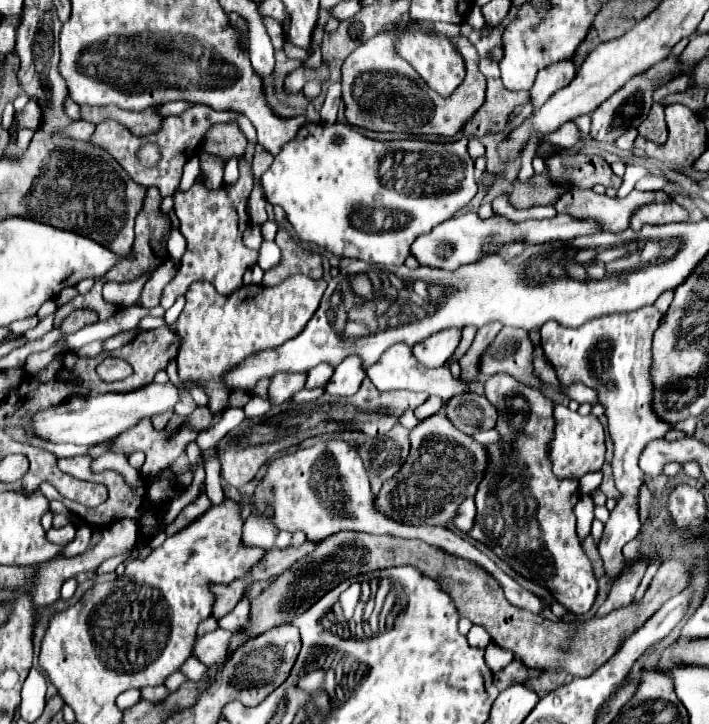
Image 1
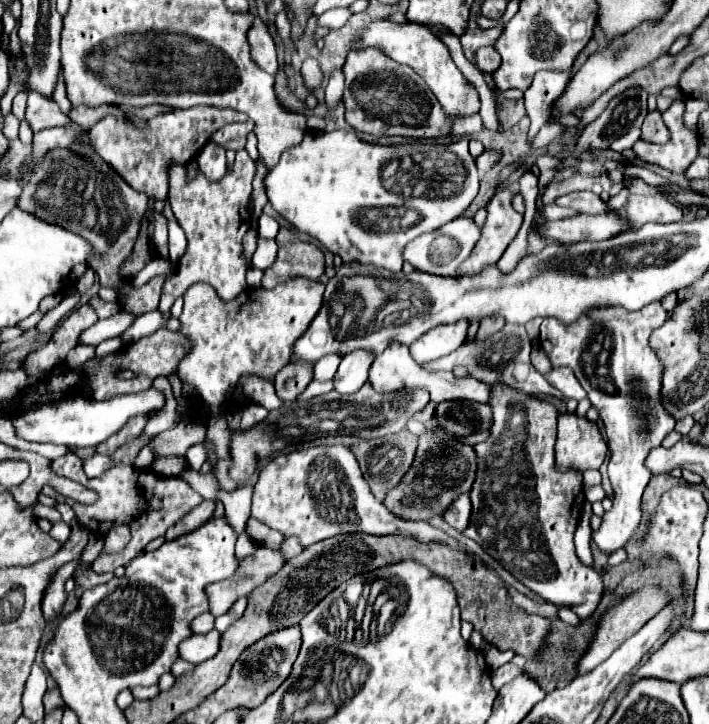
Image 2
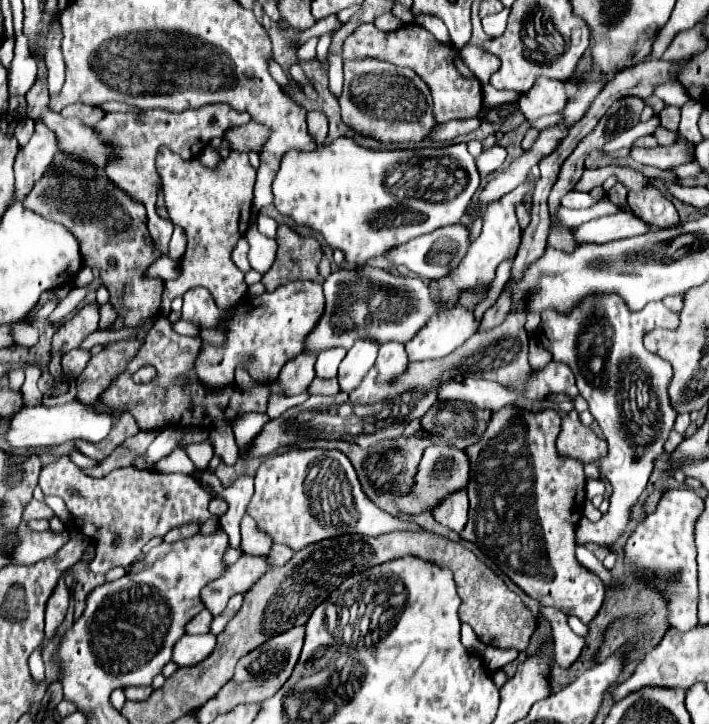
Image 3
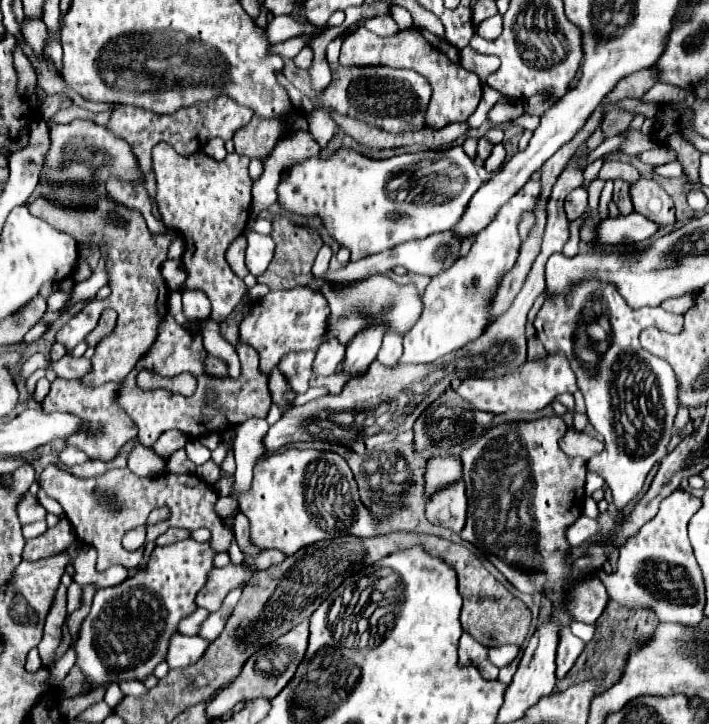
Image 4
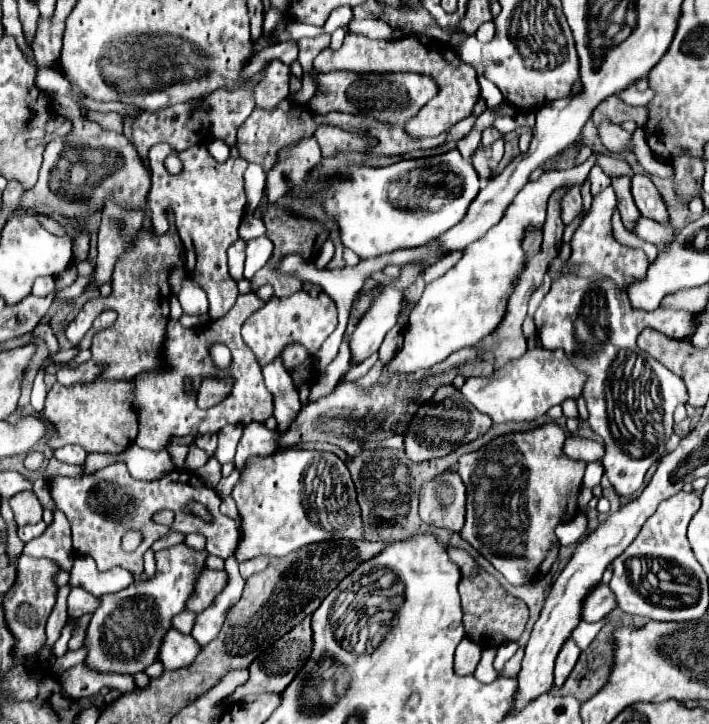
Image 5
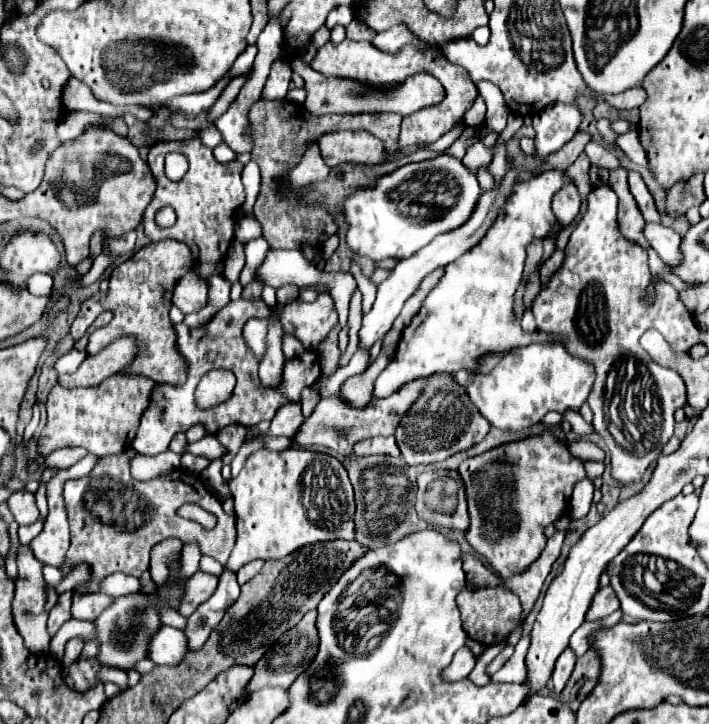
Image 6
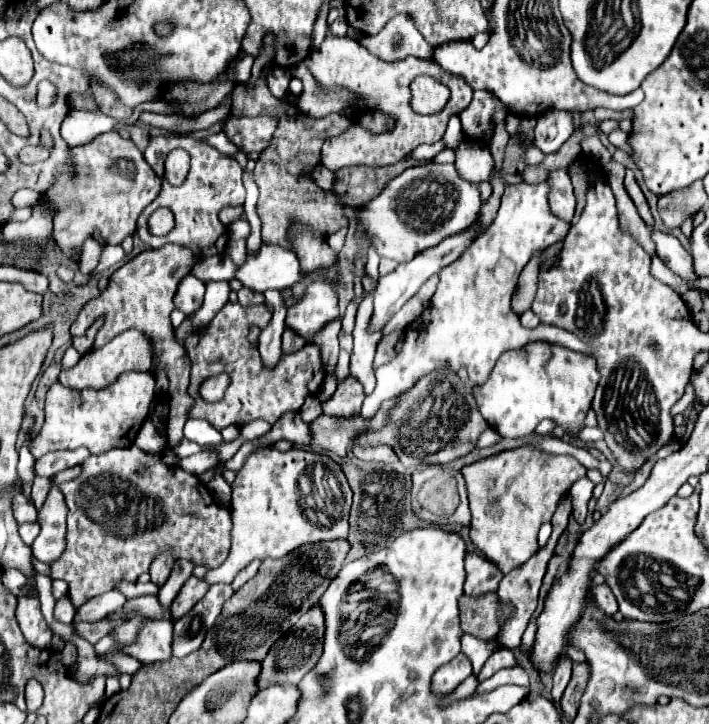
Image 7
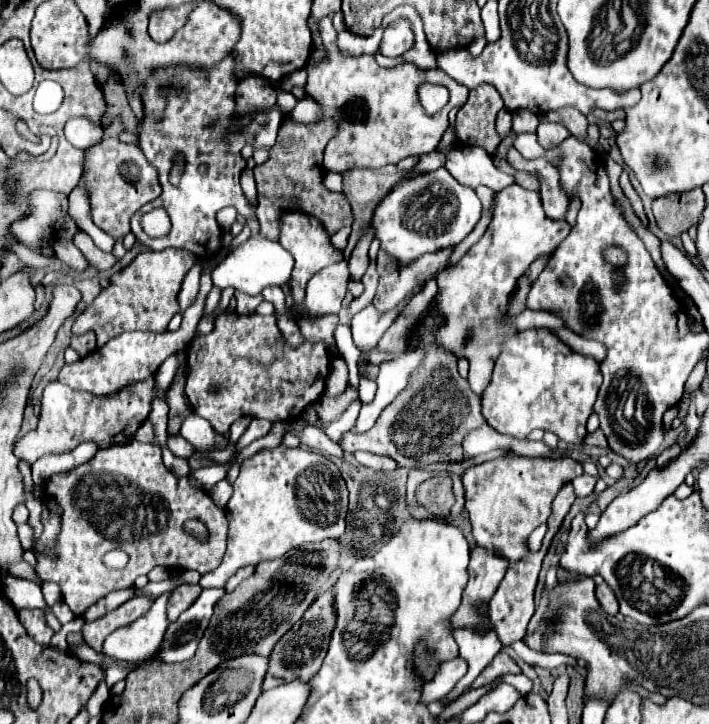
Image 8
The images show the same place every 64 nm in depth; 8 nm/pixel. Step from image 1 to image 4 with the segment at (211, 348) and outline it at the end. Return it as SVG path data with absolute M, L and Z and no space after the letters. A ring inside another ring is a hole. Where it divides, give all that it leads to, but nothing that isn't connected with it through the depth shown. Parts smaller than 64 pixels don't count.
M304 286L292 288L292 292L268 292L262 302L252 306L252 312L240 324L240 340L260 354L260 370L268 374L290 350L316 352L328 332L328 316L328 302L318 290ZM184 290L182 304L184 304L184 314L190 320L206 320L210 316L208 296L204 296L204 292L200 290ZM214 356L206 358L206 368L208 368L208 374L212 374L212 376L226 376L228 374L224 362L218 360L218 358L214 358Z

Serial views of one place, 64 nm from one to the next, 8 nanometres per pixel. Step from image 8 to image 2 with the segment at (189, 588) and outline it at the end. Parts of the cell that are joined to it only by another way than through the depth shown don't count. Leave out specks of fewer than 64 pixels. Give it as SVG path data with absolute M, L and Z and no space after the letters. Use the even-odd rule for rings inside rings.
M258 548L254 554L240 560L240 566L232 578L208 584L204 588L210 602L210 614L220 616L228 612L230 604L234 604L240 596L248 596L256 586L260 586L270 574L278 572L282 566L284 560L278 550Z

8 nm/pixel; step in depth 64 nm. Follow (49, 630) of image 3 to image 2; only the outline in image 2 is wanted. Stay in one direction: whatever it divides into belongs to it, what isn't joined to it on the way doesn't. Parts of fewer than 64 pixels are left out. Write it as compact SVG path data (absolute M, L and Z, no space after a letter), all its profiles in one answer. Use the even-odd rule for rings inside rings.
M78 560L72 562L72 564L64 564L56 572L56 576L52 578L52 584L48 586L48 592L44 594L44 600L42 600L42 612L44 612L44 618L46 618L48 624L52 624L60 616L60 612L64 608L64 602L68 598L68 594L64 590L64 582L74 574L74 570L78 566L80 566Z

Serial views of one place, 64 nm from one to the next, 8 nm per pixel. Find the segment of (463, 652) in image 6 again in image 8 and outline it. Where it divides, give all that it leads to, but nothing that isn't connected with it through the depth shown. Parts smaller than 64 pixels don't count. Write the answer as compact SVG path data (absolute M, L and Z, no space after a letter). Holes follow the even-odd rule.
M460 656L454 658L454 660L450 660L450 662L444 662L440 666L436 678L432 682L424 684L420 700L424 704L430 704L434 700L440 700L442 696L446 696L456 686L456 682L466 674L466 670L468 670L468 664Z

